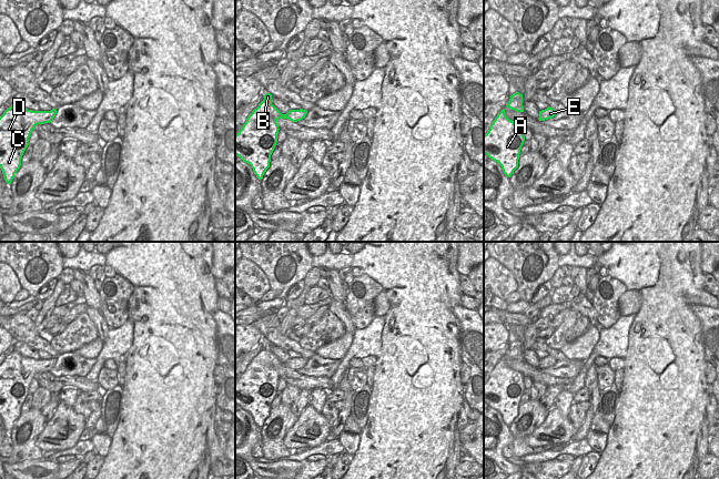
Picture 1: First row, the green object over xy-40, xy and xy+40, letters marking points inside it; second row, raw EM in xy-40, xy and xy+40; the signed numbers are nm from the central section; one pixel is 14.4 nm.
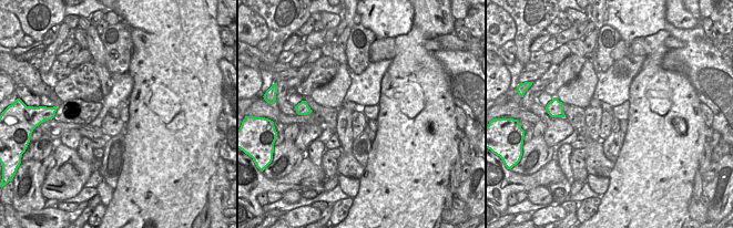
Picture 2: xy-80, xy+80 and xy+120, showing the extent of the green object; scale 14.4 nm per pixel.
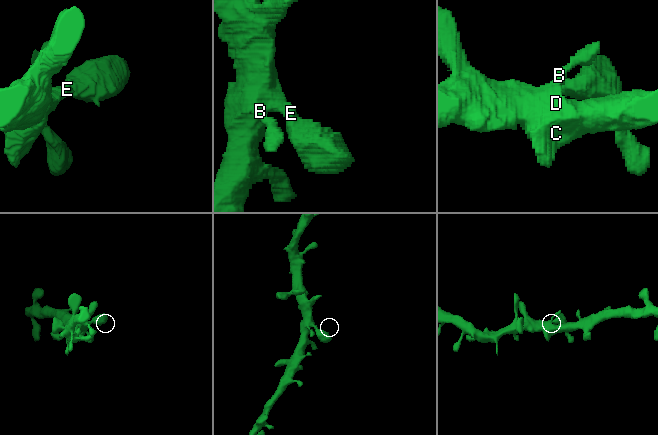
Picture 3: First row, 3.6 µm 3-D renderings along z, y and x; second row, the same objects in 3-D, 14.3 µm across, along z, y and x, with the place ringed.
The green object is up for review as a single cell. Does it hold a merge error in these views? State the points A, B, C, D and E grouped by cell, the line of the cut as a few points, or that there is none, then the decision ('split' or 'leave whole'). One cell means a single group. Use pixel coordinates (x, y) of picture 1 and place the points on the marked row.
groups A B C D E; cut none; leave whole

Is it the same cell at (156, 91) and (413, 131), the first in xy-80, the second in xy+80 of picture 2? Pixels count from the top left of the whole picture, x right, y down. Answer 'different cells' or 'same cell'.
same cell

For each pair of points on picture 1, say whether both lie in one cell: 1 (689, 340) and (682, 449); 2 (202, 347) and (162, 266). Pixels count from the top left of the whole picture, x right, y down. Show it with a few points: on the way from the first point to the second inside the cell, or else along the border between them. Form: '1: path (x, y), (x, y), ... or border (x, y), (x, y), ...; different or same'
1: path (682, 367), (682, 423); same
2: path (182, 327), (178, 323), (178, 286); same

